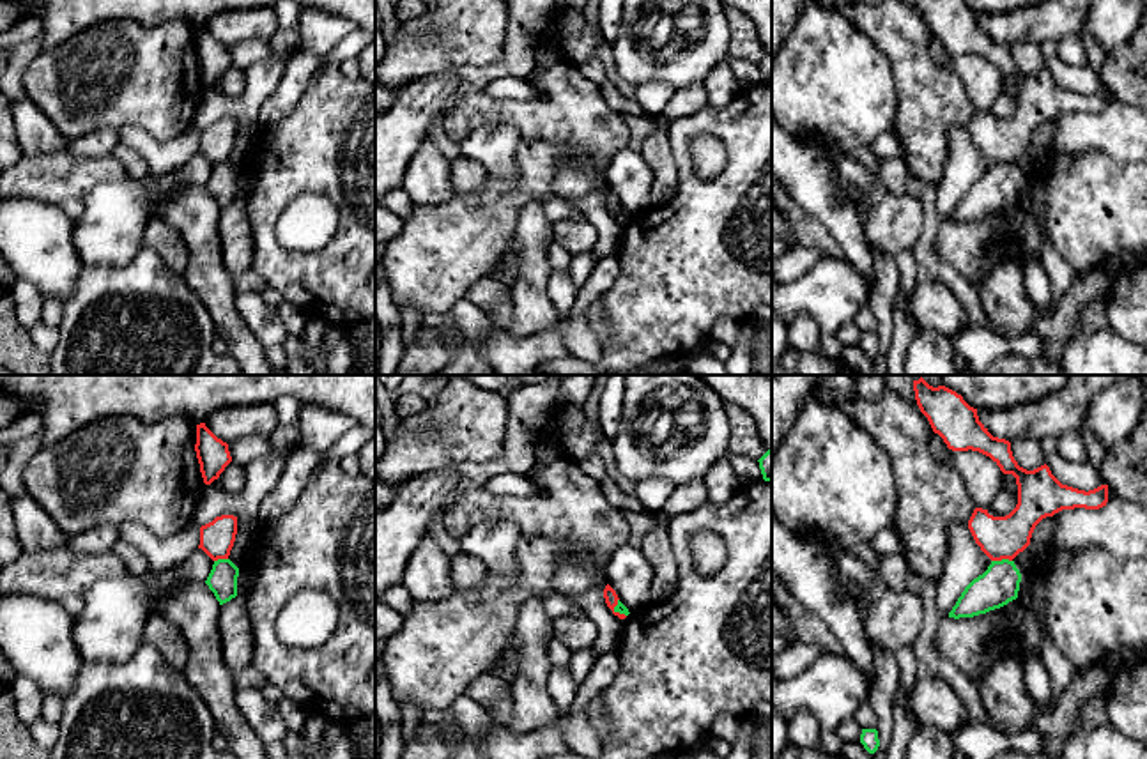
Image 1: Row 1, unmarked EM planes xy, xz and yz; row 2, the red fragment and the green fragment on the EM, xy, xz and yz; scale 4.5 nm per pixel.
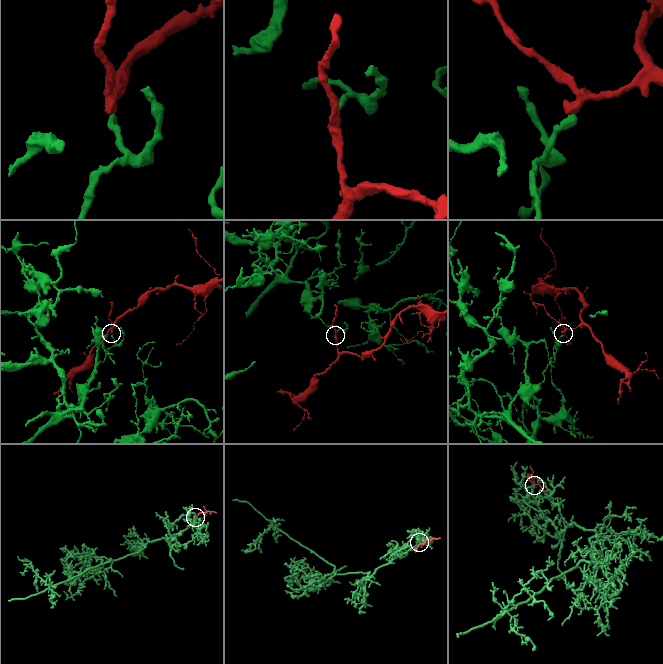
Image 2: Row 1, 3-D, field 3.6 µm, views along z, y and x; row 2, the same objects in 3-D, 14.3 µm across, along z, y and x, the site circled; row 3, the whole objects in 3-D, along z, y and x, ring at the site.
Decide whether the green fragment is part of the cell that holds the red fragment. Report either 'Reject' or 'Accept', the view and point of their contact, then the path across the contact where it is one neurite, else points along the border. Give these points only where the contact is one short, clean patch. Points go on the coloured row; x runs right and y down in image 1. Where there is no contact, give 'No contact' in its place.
Reject. Touches red at yz (1000, 559). Boundary: yz (1011, 559), (992, 561)

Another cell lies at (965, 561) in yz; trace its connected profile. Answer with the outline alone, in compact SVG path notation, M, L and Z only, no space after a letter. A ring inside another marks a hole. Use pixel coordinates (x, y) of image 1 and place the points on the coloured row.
M952 527L949 556L936 577L936 612L947 619L965 587L982 575L991 559L975 543L968 527Z

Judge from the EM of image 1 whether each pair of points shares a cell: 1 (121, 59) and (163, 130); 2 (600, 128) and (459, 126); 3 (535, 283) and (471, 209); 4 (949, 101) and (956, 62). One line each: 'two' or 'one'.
1: one
2: one
3: two
4: two

